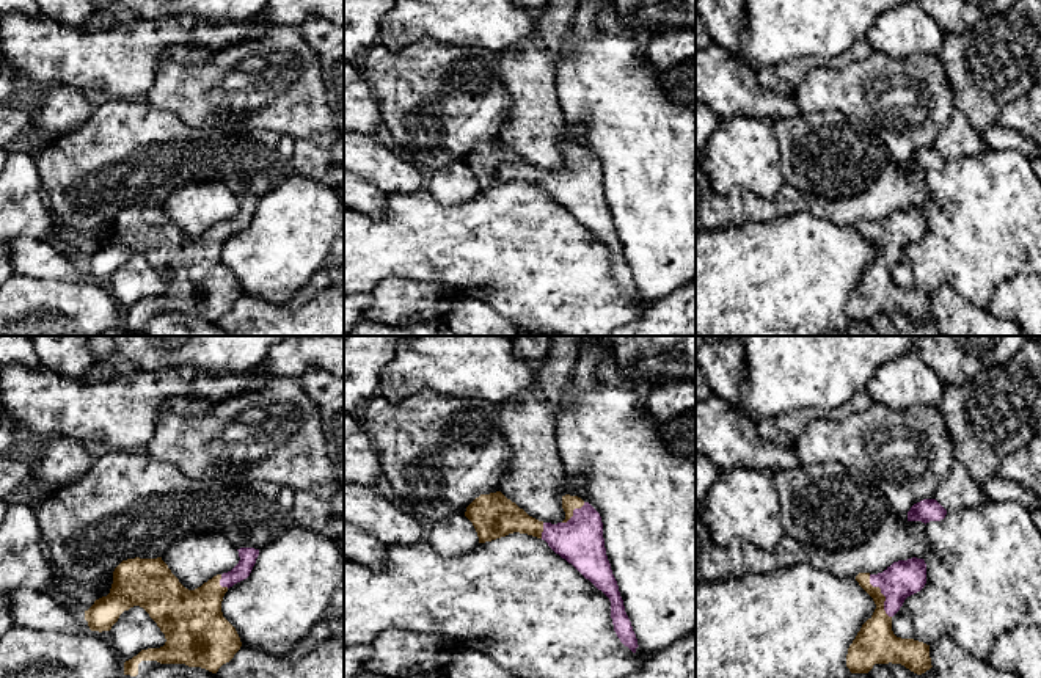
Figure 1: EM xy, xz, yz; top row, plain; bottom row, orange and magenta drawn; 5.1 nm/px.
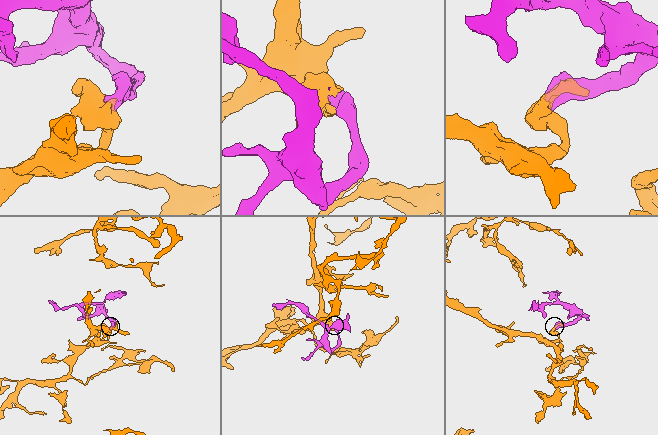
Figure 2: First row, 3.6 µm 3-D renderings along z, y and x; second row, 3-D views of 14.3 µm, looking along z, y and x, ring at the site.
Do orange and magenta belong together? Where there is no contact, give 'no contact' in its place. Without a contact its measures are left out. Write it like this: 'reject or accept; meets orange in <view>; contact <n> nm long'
accept; meets orange in yz; contact 260 nm long

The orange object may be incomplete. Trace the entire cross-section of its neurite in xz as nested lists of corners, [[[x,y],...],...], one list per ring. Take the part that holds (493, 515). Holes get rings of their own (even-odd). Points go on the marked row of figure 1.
[[[496,491],[476,498],[466,507],[465,516],[473,523],[479,543],[513,532],[545,540],[556,554],[609,598],[614,631],[620,642],[636,653],[637,639],[606,556],[600,513],[589,502],[570,494],[562,496],[562,508],[565,512],[562,523],[543,523]]]

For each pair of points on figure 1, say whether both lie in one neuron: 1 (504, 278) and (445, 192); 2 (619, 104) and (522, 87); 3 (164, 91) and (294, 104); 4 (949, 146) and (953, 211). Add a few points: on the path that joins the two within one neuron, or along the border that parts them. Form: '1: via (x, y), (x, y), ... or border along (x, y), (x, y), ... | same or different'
1: border along (426, 189), (443, 203), (463, 203), (479, 192) | different
2: border along (559, 57), (556, 98), (562, 116), (573, 126) | different
3: via (197, 91), (261, 91) | same
4: border along (986, 149), (947, 160) | different

